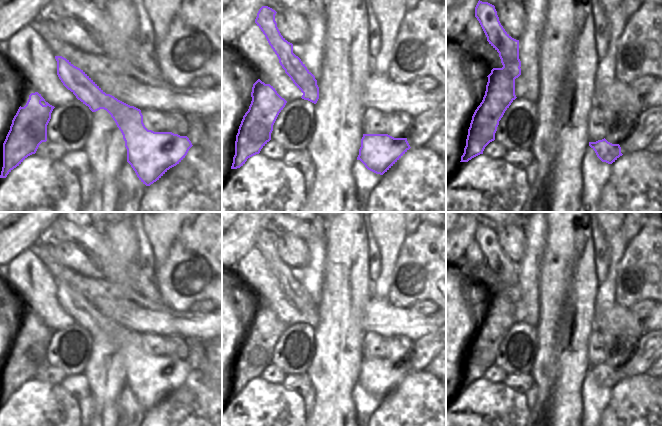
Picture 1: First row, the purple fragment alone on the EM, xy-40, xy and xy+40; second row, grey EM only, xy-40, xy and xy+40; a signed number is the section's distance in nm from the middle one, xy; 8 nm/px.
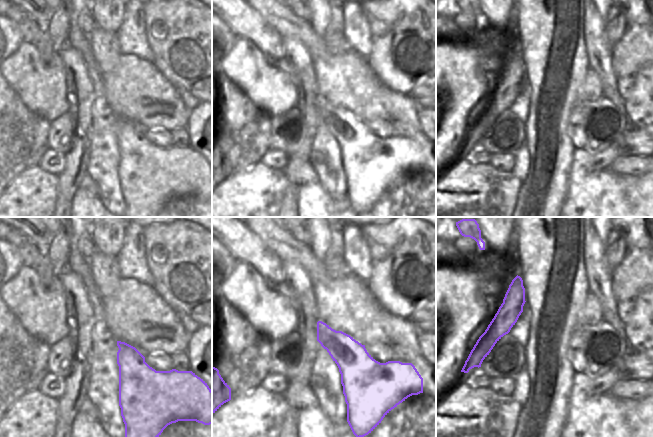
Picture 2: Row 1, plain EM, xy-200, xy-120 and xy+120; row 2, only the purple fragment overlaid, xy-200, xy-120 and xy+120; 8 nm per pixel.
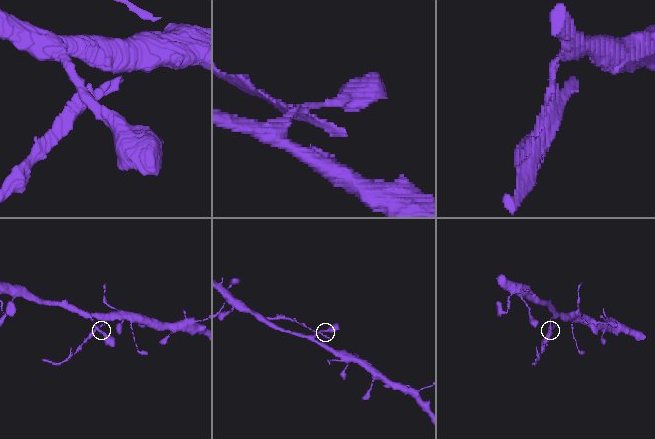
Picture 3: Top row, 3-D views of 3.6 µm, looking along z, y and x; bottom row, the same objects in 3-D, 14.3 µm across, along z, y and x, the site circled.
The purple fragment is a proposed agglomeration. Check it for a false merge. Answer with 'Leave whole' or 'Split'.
Split.

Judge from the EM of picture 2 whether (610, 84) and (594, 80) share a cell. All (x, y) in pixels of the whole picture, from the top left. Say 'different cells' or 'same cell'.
different cells

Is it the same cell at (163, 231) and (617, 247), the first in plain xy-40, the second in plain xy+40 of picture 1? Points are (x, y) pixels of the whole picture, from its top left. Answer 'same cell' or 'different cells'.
same cell

